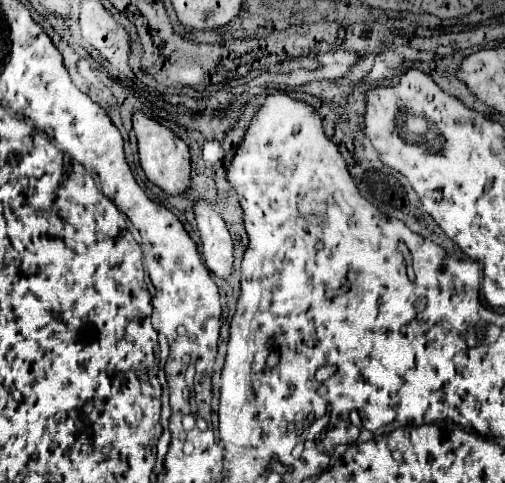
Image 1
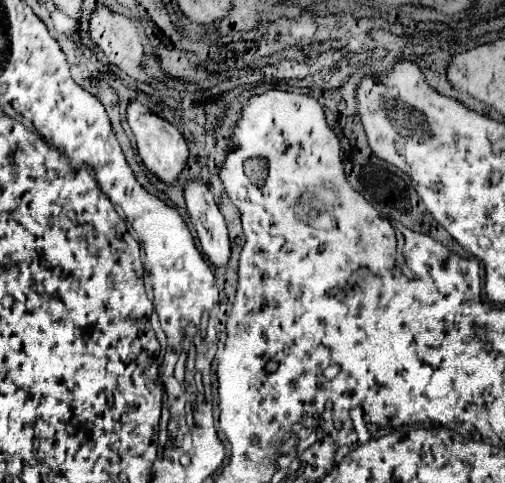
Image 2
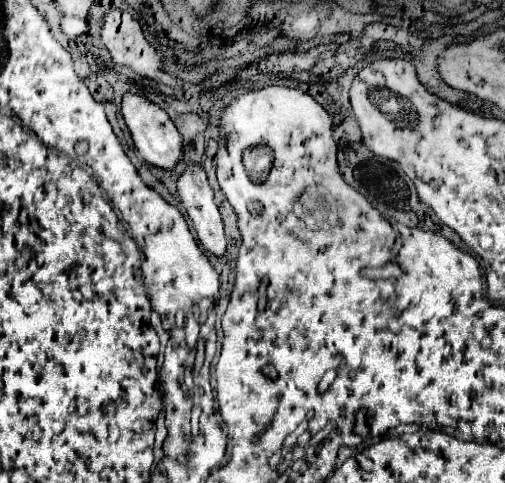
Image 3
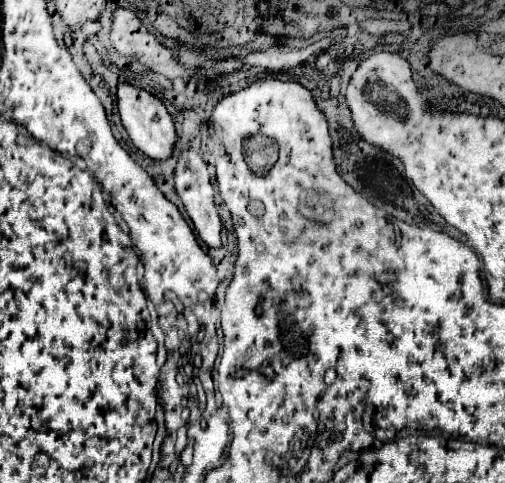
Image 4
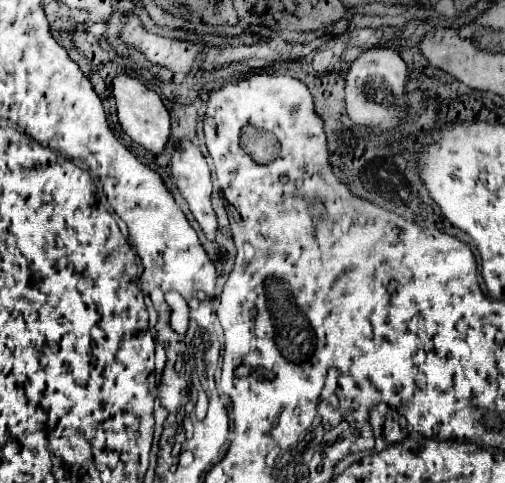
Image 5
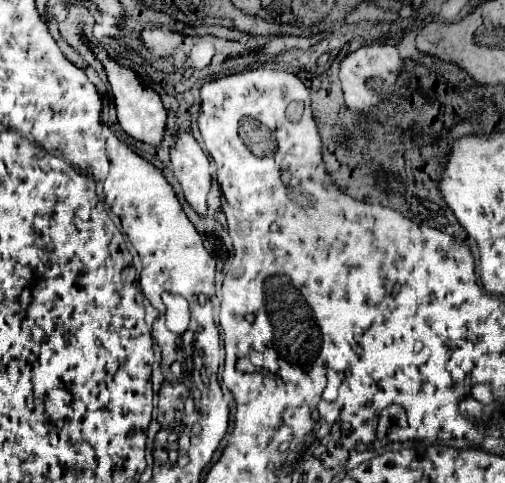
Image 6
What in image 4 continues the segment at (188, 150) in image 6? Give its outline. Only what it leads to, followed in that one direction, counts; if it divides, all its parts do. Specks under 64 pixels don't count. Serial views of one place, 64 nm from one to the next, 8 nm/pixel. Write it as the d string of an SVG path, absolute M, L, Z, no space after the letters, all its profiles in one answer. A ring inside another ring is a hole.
M198 152L184 154L176 164L174 180L176 180L176 194L184 202L184 208L188 212L190 220L194 222L194 228L196 228L198 236L202 238L202 242L208 248L220 248L222 246L222 222L220 222L218 210L214 206L214 188L210 184L210 176L208 176L206 164L202 160L202 154L198 154Z

